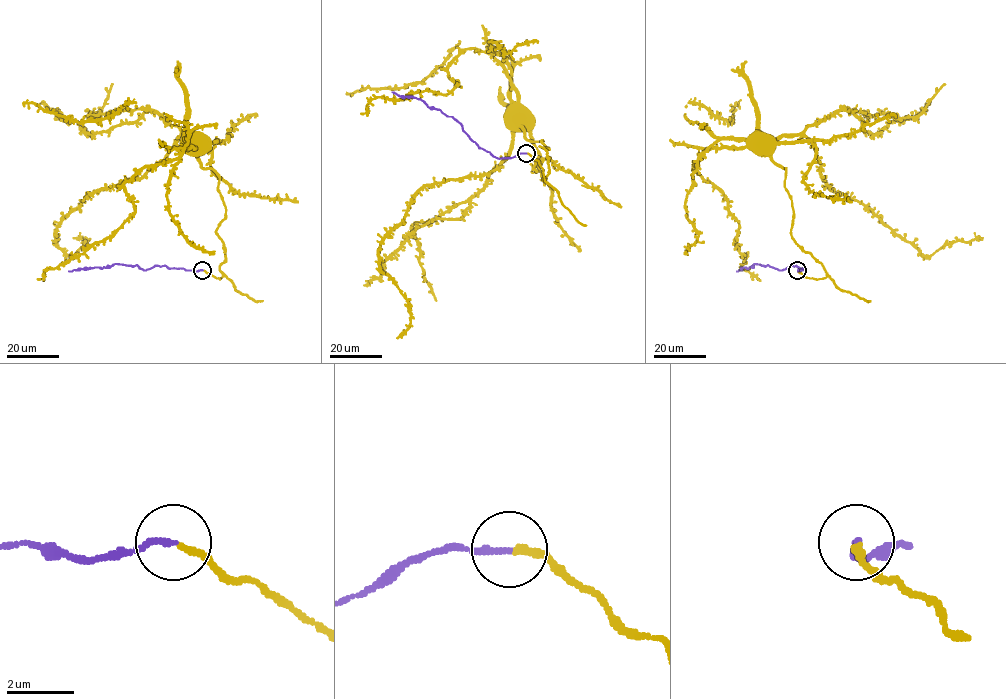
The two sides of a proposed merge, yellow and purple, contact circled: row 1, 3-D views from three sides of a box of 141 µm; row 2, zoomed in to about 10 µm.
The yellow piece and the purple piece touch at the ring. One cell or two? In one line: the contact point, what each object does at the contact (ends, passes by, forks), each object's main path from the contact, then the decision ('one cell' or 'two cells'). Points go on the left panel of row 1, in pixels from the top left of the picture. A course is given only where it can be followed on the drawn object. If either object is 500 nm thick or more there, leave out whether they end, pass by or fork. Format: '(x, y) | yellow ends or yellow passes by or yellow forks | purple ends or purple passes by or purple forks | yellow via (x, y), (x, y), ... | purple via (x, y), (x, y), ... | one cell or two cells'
(202, 270) | yellow ends | purple ends | yellow via (203, 270), (222, 276), (224, 247), (216, 229), (225, 207), (219, 176), (201, 167), (193, 153), (195, 138) | purple via (202, 270), (154, 266), (146, 270), (137, 265), (114, 264), (68, 271) | two cells

